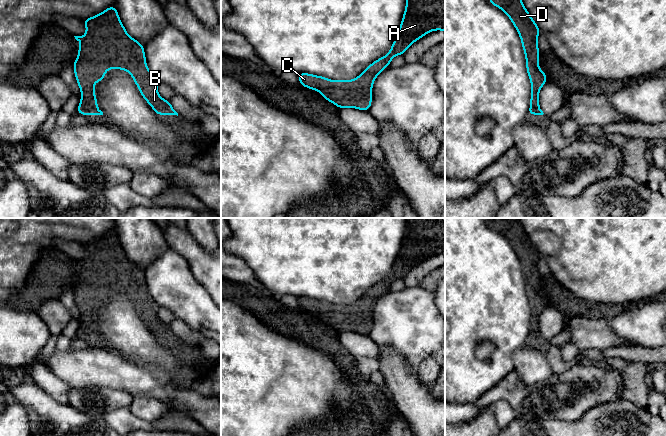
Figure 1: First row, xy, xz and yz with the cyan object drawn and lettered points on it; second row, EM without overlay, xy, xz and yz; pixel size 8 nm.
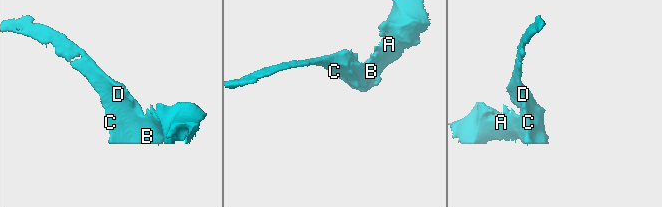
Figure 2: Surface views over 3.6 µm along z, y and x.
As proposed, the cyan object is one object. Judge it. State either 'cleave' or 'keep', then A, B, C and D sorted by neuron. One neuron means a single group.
keep; groups A B C D

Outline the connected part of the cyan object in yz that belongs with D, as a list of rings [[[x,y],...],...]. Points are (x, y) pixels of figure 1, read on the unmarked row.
[[[493,218],[488,226],[501,233],[516,252],[525,278],[526,295],[531,306],[531,321],[528,339],[543,339],[539,330],[539,317],[548,305],[543,294],[539,292],[540,275],[537,264],[540,253],[519,218]]]

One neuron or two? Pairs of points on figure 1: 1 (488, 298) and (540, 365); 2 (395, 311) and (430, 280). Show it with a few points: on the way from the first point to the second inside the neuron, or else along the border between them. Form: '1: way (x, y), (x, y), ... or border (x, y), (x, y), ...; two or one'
1: border (524, 345), (514, 352), (511, 359); two
2: border (419, 286), (433, 292); two

